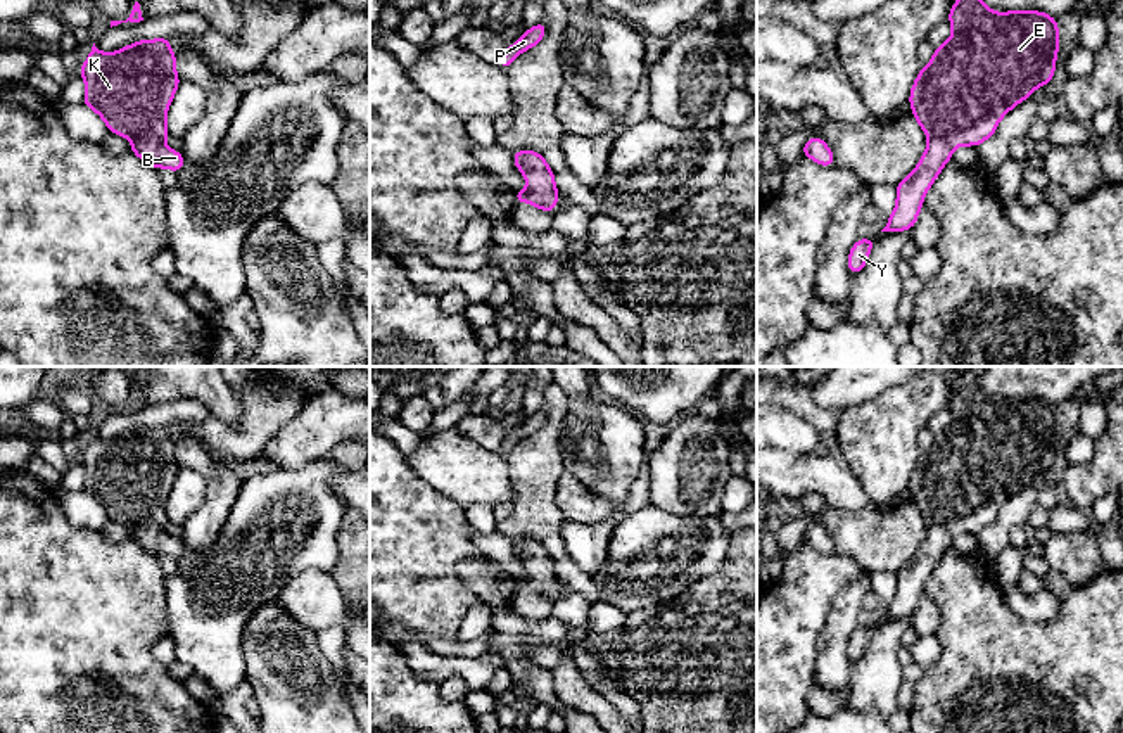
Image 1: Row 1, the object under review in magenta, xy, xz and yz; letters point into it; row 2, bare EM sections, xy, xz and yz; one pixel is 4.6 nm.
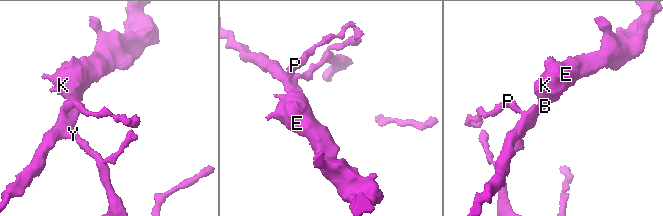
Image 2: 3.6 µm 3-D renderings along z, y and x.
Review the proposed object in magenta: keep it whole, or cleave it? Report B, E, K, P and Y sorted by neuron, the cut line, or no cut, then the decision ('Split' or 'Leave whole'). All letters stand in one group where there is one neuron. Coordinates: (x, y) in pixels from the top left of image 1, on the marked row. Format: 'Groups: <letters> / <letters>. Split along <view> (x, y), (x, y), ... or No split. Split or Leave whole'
Groups: B E K P Y. No split. Leave whole

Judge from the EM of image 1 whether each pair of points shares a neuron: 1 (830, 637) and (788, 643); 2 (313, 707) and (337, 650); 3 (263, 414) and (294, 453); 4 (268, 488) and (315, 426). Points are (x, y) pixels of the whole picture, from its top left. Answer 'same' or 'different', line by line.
1: different
2: different
3: different
4: different

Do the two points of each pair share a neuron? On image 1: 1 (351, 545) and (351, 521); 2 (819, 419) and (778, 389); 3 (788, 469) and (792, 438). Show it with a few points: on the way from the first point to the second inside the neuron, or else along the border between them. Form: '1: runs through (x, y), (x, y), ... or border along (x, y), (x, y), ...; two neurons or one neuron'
1: runs through (351, 540), (351, 526); one neuron
2: runs through (809, 410), (795, 396), (788, 396); one neuron
3: border along (830, 446), (807, 453), (774, 450); two neurons

